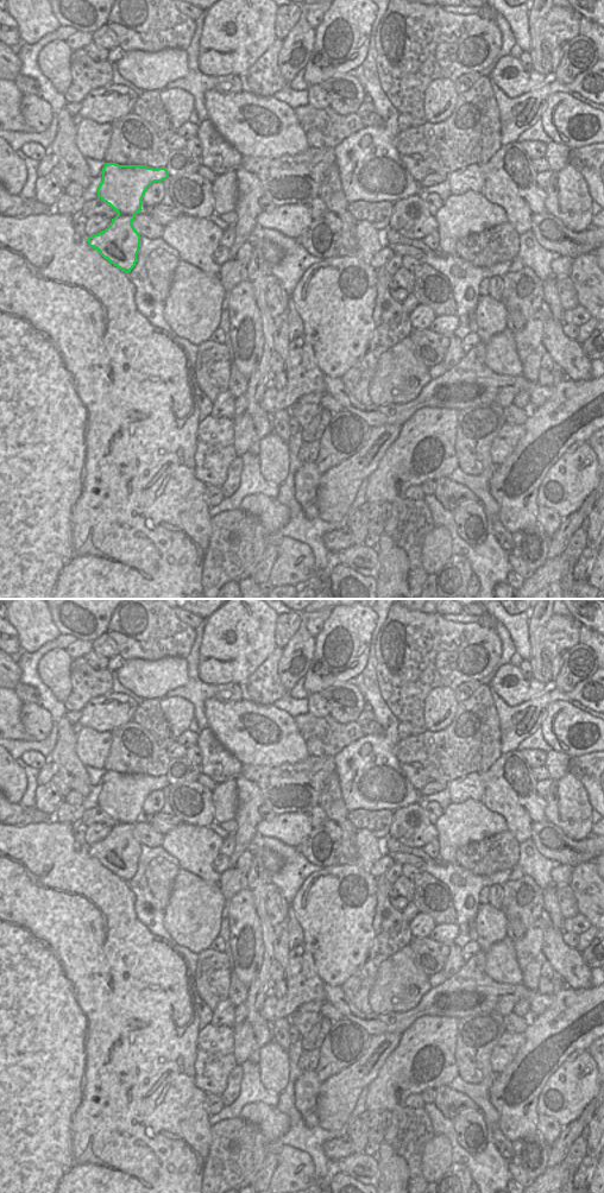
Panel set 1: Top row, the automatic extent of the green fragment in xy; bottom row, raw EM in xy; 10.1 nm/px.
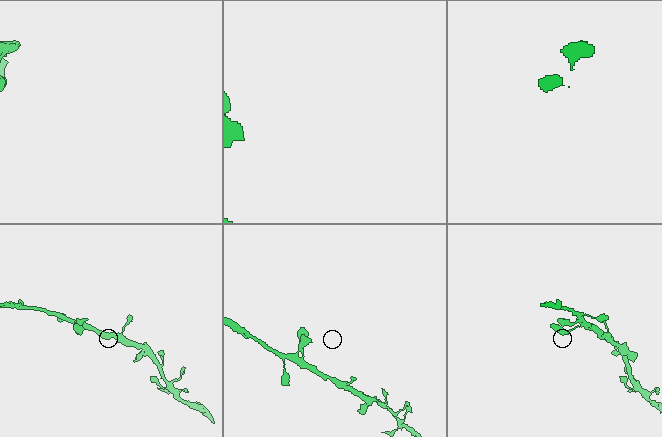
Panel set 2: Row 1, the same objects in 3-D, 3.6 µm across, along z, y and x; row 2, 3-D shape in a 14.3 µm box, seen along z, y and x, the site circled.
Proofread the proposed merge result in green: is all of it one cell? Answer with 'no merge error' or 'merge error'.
no merge error

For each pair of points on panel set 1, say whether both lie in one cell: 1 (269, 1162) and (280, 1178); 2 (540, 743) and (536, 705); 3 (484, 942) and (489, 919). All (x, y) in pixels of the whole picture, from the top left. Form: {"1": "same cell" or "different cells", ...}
{"1": "different cells", "2": "different cells", "3": "same cell"}

